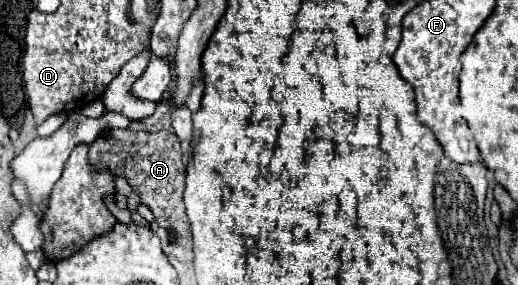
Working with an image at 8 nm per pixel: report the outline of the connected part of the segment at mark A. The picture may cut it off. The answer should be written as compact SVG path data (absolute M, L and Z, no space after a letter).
M110 129L104 135L100 135L92 145L90 145L90 153L88 159L94 167L102 169L110 169L114 175L124 175L130 183L130 187L134 189L134 193L140 197L140 201L144 205L150 207L150 211L156 217L156 223L168 231L176 231L176 233L186 233L188 227L188 217L184 211L184 201L182 201L182 193L184 193L184 167L182 167L182 159L180 159L180 141L174 133L170 131L158 131L158 133L146 133L146 131L132 131L132 129Z

